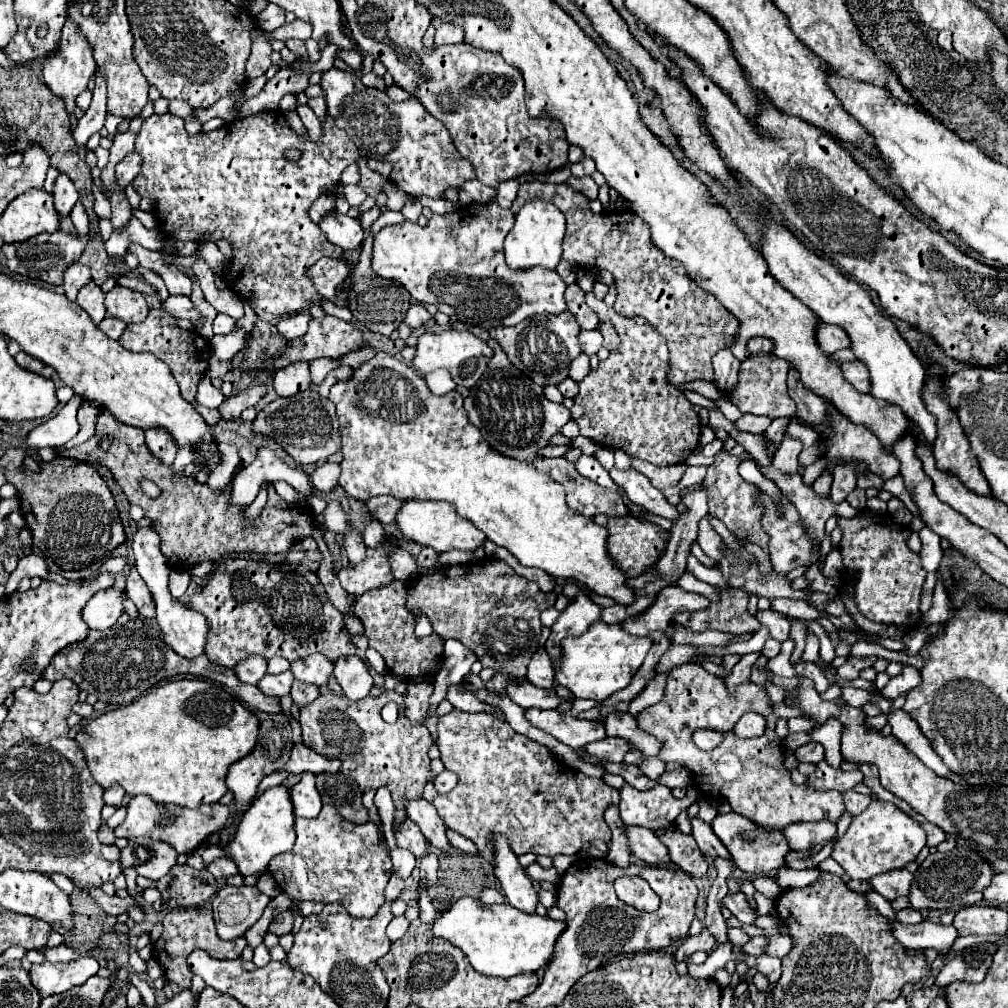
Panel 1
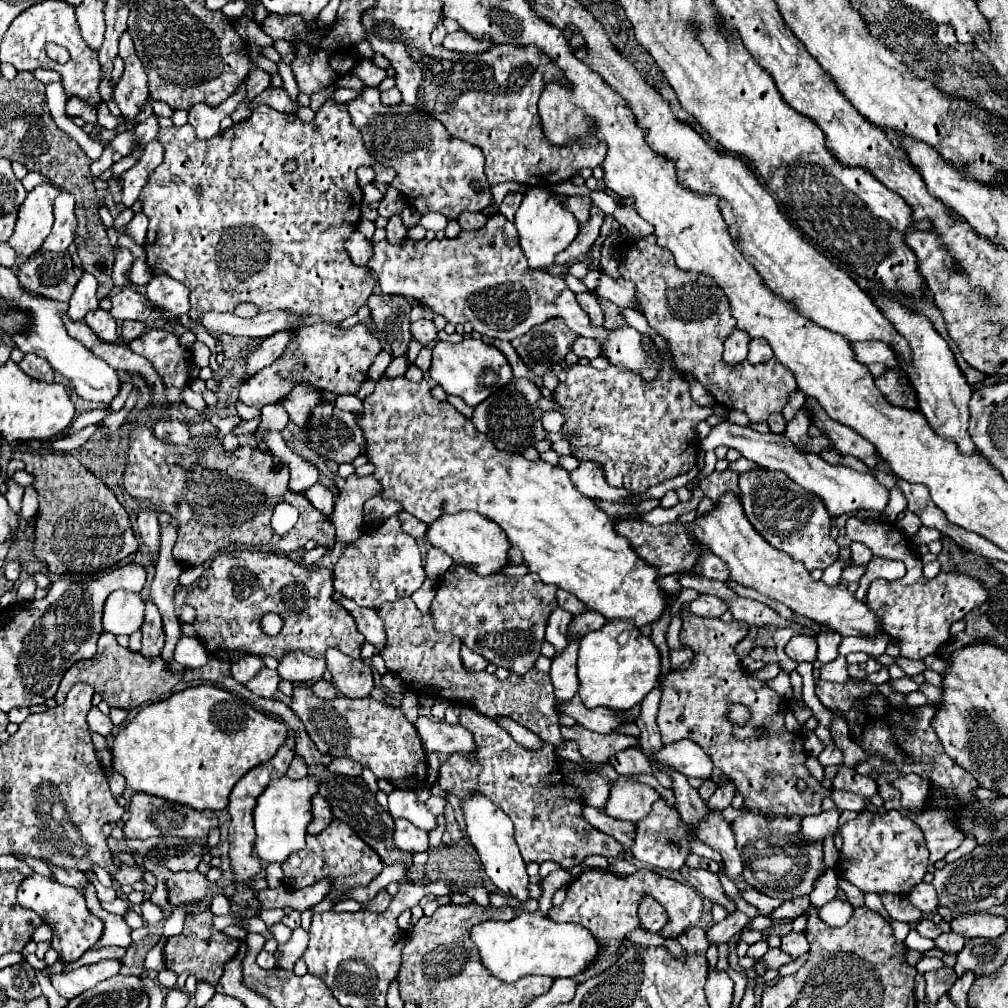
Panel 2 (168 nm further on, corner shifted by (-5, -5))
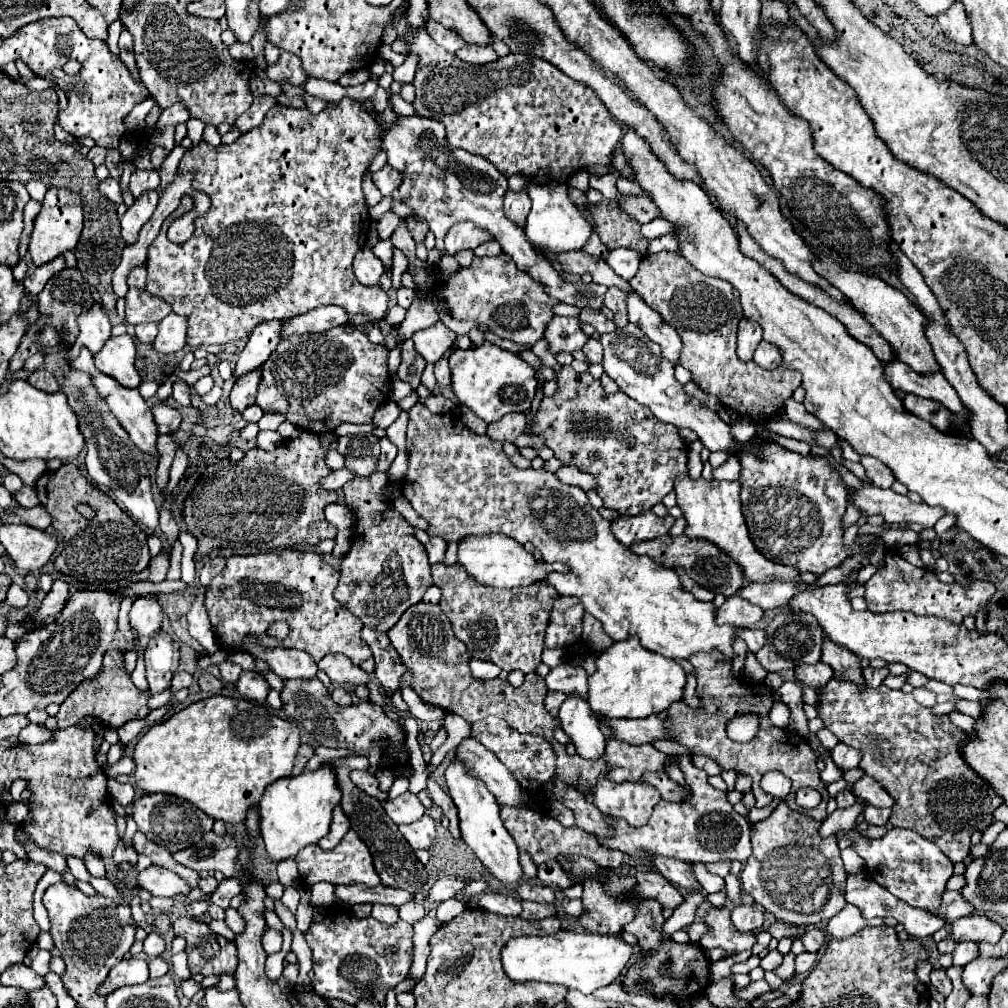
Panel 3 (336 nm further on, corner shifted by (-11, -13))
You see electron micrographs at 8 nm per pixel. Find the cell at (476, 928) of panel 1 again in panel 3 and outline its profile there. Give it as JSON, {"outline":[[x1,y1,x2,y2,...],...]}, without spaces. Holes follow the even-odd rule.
{"outline":[[560,930,554,936,512,938,502,948,502,964,508,978,514,982,552,982,590,994,620,980,622,972,630,964,632,954,632,946,626,944,620,936]]}

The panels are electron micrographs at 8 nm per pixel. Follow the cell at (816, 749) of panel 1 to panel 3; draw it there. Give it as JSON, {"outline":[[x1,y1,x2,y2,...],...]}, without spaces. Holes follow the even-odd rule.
{"outline":[[838,744,834,750,832,750,832,760,838,768,842,770,850,770,850,768,856,768,860,764,860,754,846,746,846,744]]}

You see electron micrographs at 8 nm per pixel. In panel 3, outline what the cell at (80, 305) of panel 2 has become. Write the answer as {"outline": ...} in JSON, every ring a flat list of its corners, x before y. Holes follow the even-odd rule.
{"outline":[[94,304,92,310,88,310,86,314,82,314,78,318,78,326,80,326,80,334,76,338,74,348,70,348,66,358,78,356,80,348,88,348,92,354,100,352,102,344,110,338,110,330,112,330,108,316,104,314,104,310,98,304]]}

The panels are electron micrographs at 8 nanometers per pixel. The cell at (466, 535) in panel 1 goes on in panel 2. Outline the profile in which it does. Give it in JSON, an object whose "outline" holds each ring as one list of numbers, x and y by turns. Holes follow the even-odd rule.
{"outline":[[456,512,448,516,440,516,440,520,434,520,428,524,426,540,446,552,456,564,464,566,476,566,476,572,486,576,498,572,502,566,508,564,508,540,498,524,492,524,492,520,486,520,478,512]]}

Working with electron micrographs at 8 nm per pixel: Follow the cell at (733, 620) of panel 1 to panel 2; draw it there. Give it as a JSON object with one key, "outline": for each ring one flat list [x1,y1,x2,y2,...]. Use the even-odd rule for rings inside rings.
{"outline":[[684,612,682,620,680,642,692,648,696,656,686,670,670,672,662,682,658,728,664,744,682,738,696,742,708,754,712,764,736,784,736,792,744,796,746,810,764,816,820,814,822,800,828,798,832,790,822,788,806,770,802,736,784,728,784,714,790,710,788,700,768,688,766,682,742,672,740,660,734,654,734,646,748,634,746,622,732,620,726,624,720,618,700,618,688,612],[734,704,744,704,750,710,750,718,744,726,732,724,728,718],[756,726,764,726,768,734,758,738,754,734],[800,776,808,782,804,792,796,788]]}

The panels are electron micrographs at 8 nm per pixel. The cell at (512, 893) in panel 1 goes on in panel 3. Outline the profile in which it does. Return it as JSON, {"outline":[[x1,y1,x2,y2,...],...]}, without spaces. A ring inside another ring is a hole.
{"outline":[[454,758,452,764,446,768,446,786,450,792,450,798,454,800,460,816,460,830,462,840,474,850,474,854,480,858,480,862,492,872,494,878,498,878,504,884,518,884,522,878,522,868,518,862,518,846,514,838,504,828,504,822,500,818,500,806,496,804,494,796,488,792,486,784,482,780,466,774,466,766]]}

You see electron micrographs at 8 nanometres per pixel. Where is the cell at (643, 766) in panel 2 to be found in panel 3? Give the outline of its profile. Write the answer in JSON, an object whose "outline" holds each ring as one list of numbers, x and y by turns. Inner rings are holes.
{"outline":[[666,772,648,774,648,776,642,778,642,780,644,780,644,782,650,782,652,786,656,786,656,790,658,790,658,792,662,794,662,798,668,800,668,802,680,802,680,800,684,800,684,798,688,796,688,790,682,788,680,784,672,782,672,780,666,776]]}

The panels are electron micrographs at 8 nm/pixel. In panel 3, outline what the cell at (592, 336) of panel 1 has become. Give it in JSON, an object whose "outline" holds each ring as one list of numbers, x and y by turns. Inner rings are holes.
{"outline":[[590,338,590,340,584,344,582,352,584,352,586,358,588,358,590,362,594,362,594,364,602,360,602,346,600,346,600,342,598,342,596,338]]}

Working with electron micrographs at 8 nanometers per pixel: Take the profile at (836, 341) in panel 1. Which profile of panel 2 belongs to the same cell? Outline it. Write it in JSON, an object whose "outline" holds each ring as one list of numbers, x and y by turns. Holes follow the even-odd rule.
{"outline":[[852,342,850,344,856,360,860,364,872,364,872,362,880,362,884,364,886,368,894,368,896,366,896,358,892,356,892,350,882,344,882,342]]}

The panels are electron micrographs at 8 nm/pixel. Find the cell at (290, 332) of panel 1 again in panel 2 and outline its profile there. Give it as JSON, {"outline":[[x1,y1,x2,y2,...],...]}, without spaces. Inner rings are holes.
{"outline":[[276,332,276,336,268,336,252,354,248,354,246,378,254,376,258,370,272,364,276,358,280,358,284,348,290,344,292,336,294,336,294,332]]}

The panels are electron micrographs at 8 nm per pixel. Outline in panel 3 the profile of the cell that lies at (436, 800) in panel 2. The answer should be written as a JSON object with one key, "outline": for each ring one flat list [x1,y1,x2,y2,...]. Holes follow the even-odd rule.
{"outline":[[422,816,418,822,400,826,400,832,414,850,420,850,420,848,428,850,434,844,434,838,436,838,434,826,436,826,436,822,430,816]]}

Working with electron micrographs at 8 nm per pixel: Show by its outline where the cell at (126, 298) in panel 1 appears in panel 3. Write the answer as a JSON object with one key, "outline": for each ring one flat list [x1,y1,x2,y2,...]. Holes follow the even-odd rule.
{"outline":[[130,288,126,294,126,322,142,324,142,322,160,322,164,316,172,312,170,304,146,290]]}

